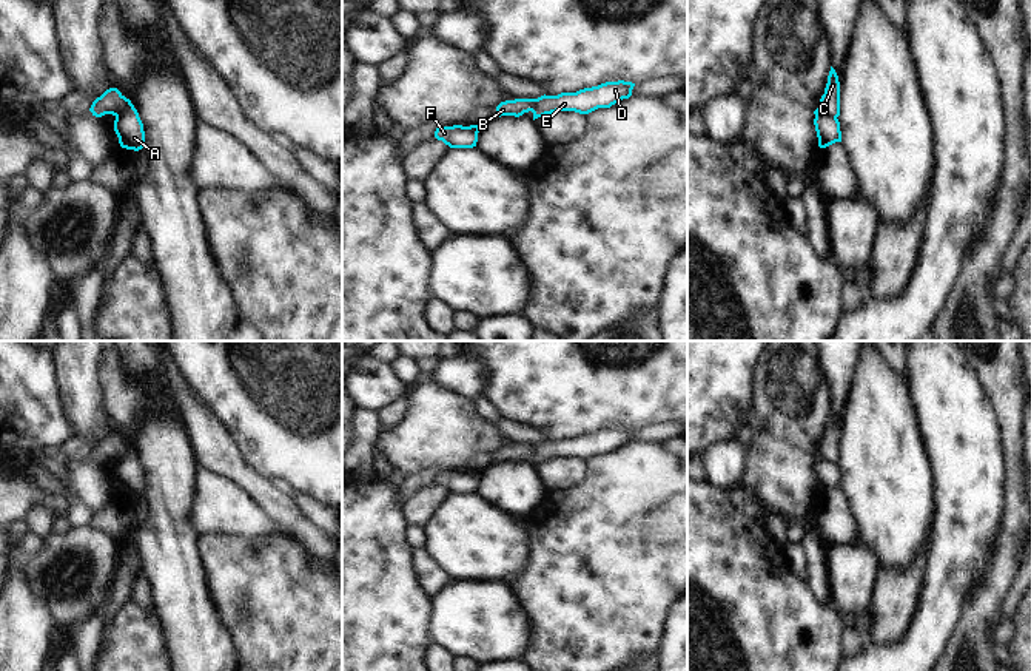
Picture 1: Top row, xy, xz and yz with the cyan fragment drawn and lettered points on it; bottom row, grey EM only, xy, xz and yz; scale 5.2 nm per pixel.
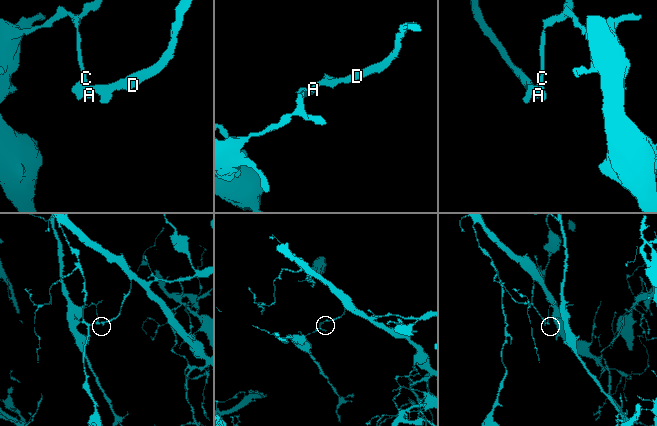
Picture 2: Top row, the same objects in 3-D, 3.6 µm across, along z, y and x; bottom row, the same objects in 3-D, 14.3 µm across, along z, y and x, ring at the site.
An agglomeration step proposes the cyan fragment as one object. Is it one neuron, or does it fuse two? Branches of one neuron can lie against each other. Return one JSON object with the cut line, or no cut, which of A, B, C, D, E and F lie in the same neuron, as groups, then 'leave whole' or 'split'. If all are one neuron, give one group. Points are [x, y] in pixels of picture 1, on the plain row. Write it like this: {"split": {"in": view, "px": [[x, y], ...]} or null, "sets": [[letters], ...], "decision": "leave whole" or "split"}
{"split": {"in": "yz", "px": [[819, 451], [829, 461], [836, 463]]}, "sets": [["A", "B", "D", "E"], ["C", "F"]], "decision": "split"}

